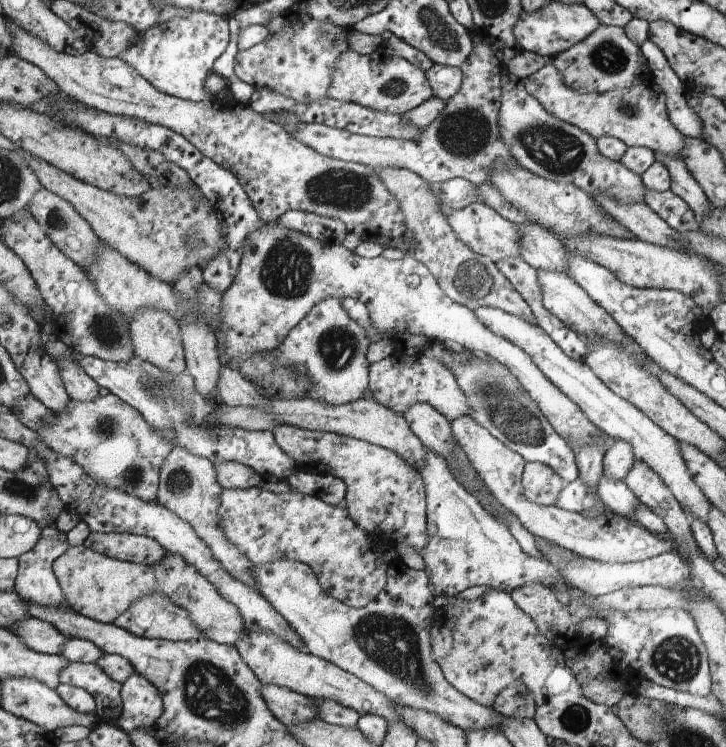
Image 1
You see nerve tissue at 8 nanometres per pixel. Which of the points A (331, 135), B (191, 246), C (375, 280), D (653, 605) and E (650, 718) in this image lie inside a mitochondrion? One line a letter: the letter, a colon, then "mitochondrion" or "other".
A: other
B: mitochondrion
C: other
D: other
E: mitochondrion

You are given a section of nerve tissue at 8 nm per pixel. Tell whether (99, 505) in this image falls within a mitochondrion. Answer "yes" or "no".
no

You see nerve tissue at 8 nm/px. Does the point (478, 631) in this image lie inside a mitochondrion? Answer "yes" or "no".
no

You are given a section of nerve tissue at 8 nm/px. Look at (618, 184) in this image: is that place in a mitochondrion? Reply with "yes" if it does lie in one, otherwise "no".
no

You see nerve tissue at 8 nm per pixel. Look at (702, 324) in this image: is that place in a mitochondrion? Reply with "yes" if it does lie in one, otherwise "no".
no

